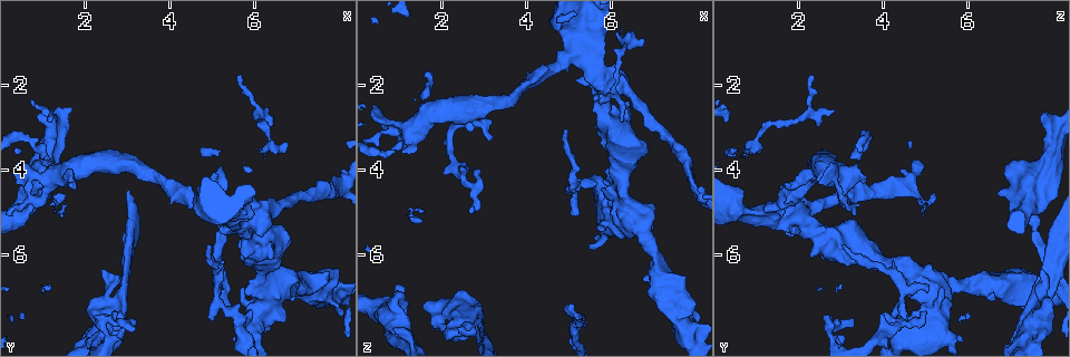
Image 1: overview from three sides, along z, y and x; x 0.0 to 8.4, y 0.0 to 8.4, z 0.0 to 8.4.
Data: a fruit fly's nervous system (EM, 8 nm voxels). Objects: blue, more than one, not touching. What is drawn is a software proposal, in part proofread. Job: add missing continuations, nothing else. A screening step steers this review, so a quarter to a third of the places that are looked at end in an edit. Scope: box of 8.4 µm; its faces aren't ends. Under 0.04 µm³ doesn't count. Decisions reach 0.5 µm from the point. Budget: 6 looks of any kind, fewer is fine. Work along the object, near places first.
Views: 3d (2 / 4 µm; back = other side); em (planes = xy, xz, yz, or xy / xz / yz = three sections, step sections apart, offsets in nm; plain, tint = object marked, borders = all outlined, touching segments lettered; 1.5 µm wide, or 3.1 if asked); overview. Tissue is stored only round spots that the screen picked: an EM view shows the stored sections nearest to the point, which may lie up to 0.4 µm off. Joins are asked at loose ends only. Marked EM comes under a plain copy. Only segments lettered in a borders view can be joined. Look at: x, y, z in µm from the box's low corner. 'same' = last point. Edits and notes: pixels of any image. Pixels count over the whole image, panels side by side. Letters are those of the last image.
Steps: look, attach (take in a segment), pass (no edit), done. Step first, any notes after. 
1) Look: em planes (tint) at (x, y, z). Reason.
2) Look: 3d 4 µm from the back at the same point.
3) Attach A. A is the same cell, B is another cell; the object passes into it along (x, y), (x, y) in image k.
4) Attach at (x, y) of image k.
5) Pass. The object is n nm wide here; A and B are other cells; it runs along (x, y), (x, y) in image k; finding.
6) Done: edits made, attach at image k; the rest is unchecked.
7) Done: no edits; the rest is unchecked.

Look: 3d 2 µm at (3.15, 7.50, 3.25). Tapers out.

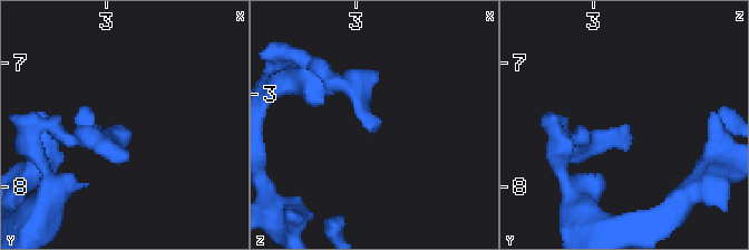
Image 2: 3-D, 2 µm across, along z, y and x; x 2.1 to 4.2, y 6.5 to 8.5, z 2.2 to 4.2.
Look: em xz step 4 (borders) at (3.14, 7.52, 3.30). Shape alone is not enough.

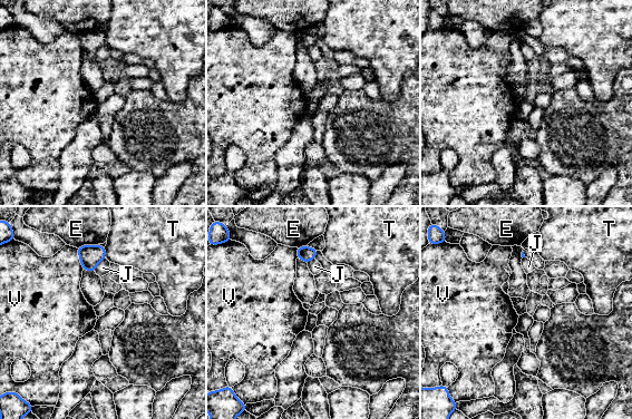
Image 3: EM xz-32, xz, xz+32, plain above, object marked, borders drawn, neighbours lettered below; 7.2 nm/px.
Look: em planes (borders) at the same point.

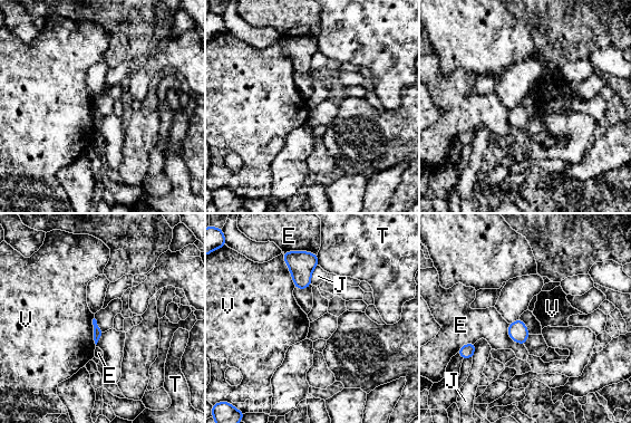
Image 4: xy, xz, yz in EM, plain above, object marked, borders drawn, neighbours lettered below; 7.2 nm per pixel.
Pass. E, J, T and V are other cells; a border runs along (282, 255), (295, 287) in image 4; no lettered segment goes on from it.

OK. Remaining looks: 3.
Look: em xy step 8 (tint) at (1.10, 4.55, 6.65). Stops while still wide.

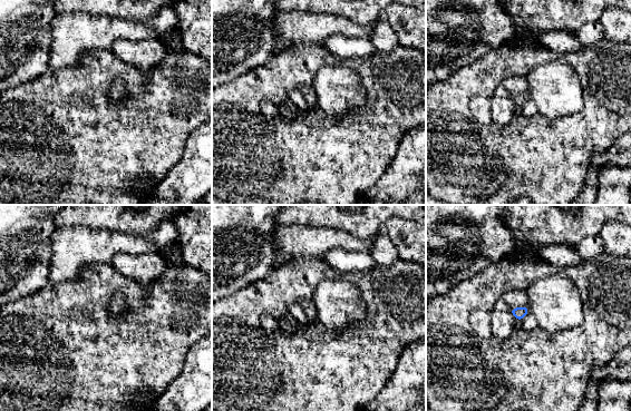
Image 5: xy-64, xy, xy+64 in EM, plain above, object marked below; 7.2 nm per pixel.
Look: em xy step 8 (borders) at the same point.

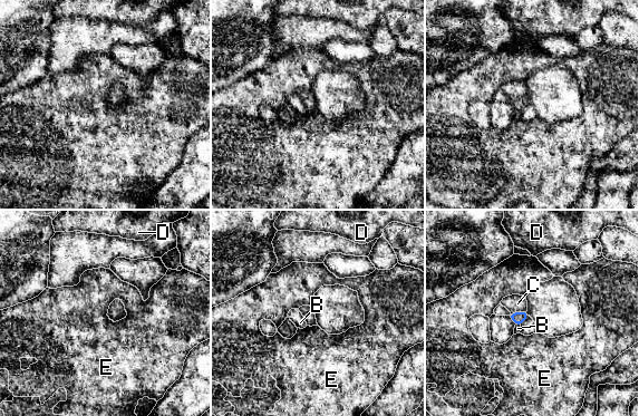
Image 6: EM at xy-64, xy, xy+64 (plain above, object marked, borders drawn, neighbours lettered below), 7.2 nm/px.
Pass. B, C, D and E are other cells; a border runs along (526, 308), (520, 312), (510, 312) in image 6; none of them fits.

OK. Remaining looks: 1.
Done: no edits; the rest is unchecked.

